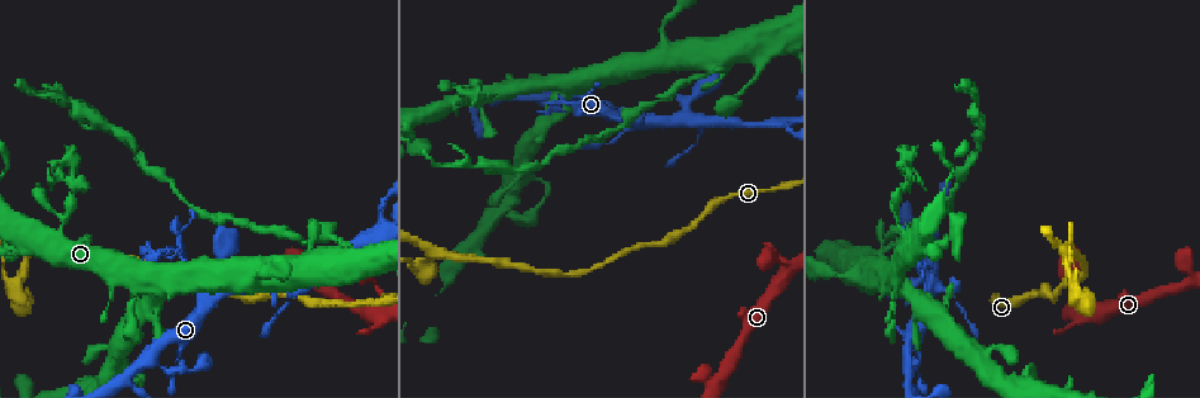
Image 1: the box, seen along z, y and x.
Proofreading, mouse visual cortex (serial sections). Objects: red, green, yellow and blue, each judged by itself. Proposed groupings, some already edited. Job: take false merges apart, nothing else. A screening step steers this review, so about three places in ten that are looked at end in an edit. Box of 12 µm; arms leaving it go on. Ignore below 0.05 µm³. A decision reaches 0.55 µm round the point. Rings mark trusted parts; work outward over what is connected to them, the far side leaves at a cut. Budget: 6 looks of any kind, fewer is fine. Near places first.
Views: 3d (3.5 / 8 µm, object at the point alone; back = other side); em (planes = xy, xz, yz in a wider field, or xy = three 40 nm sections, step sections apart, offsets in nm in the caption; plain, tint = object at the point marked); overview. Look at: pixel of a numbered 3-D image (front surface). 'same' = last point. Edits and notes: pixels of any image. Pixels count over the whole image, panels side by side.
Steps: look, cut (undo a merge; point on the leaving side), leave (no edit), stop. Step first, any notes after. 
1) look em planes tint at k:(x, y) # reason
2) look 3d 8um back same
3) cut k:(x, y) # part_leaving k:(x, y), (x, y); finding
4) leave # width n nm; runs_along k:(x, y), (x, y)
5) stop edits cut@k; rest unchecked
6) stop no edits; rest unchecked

look 3d 3.5um at 1:(173, 248) # sharp bend

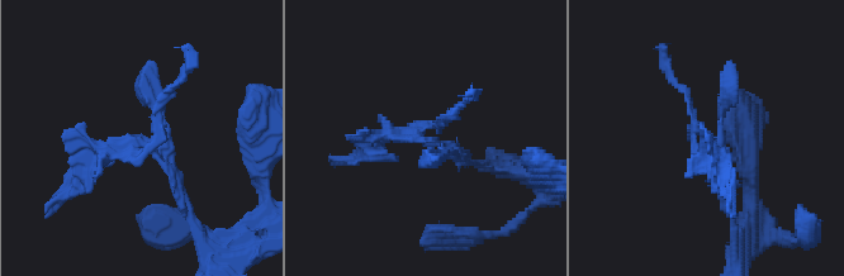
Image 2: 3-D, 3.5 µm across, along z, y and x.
cut 2:(113, 141) # part_leaving 2:(153, 151), (126, 139), (63, 194); two cells meet here

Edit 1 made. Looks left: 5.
look overview

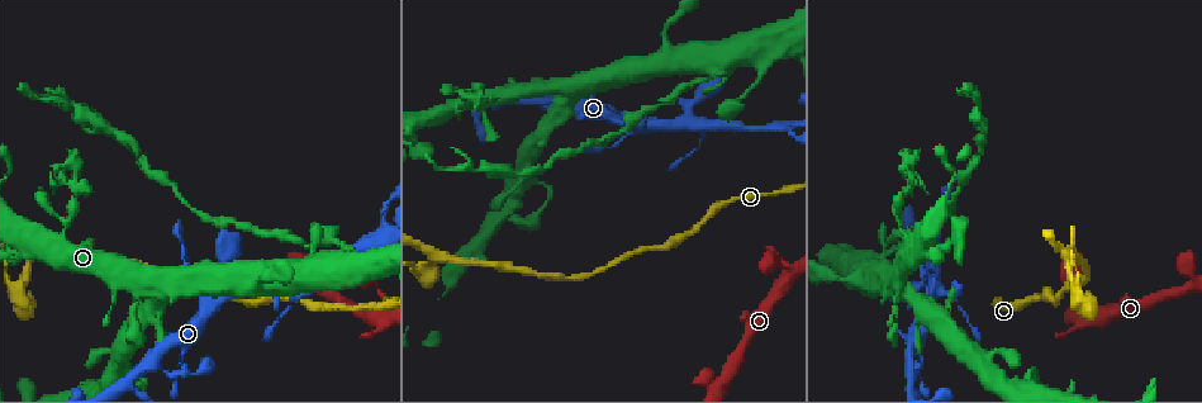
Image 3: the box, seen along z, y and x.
look 3d 8um at 3:(1071, 290) # small branch off a trunk

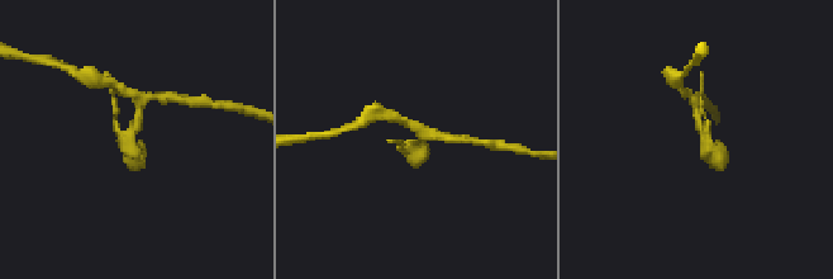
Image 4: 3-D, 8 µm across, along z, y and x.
look 3d 3.5um at 4:(704, 140)

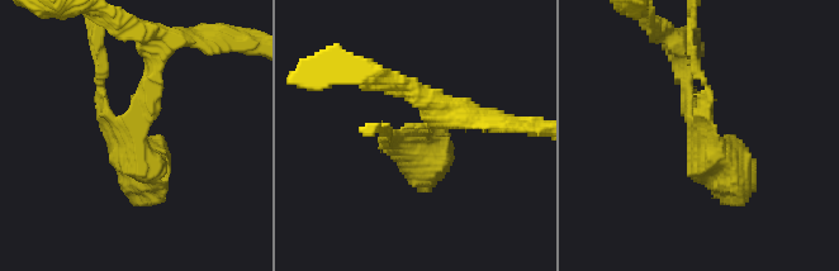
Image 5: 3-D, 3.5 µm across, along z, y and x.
leave # arm_widths 100, 200, 450 nm; runs_along 5:(682, 55), (698, 139), (738, 194); one cell here

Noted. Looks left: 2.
look 3d 8um at 3:(129, 381) # three-way junction

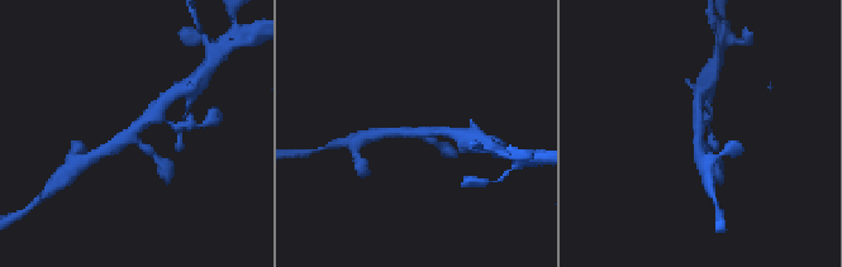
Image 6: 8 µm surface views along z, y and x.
look em xy step 3 tint at 6:(700, 135) # arms 3; arm_widths 200, 250, 300 nm

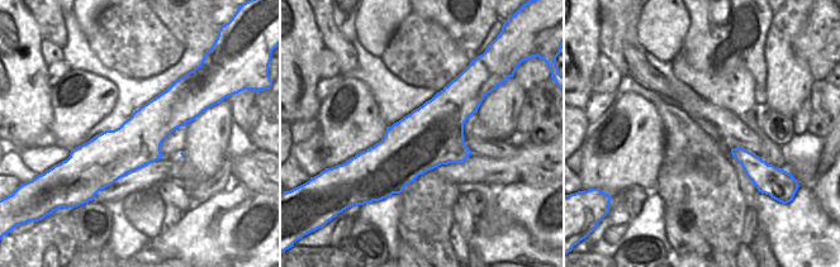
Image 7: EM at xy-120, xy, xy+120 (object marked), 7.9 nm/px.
leave # continuous, no second cell

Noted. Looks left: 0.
stop edits cut@2; rest unchecked

